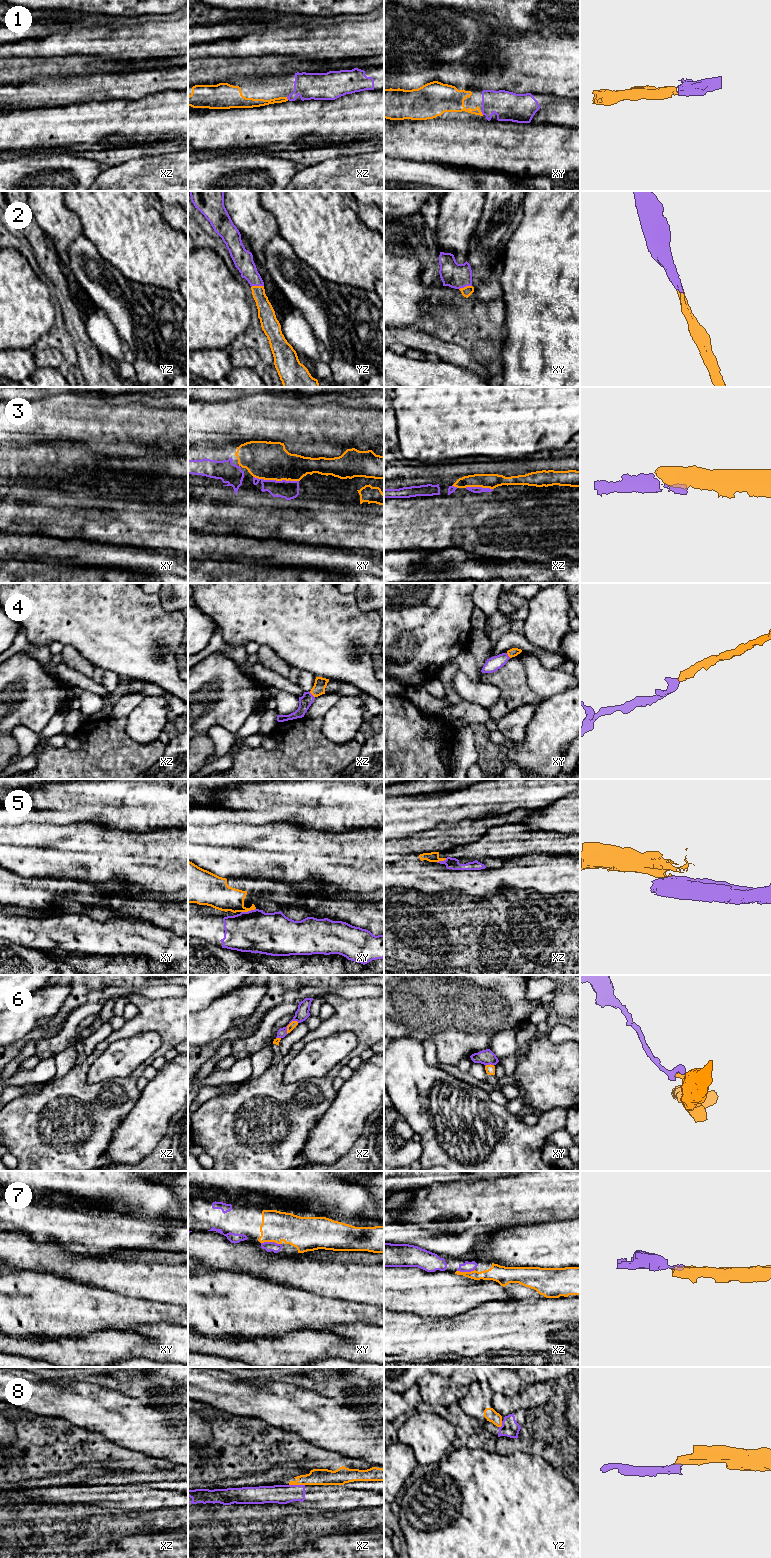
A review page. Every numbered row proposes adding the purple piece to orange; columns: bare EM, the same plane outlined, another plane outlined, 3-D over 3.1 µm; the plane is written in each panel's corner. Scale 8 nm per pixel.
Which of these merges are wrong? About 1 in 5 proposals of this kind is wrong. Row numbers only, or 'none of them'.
5, 6, 8

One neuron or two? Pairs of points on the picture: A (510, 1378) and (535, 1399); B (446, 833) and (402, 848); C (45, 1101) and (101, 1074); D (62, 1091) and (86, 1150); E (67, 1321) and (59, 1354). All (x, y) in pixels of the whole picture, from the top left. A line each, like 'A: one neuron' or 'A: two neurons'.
A: two neurons
B: one neuron
C: two neurons
D: one neuron
E: two neurons

